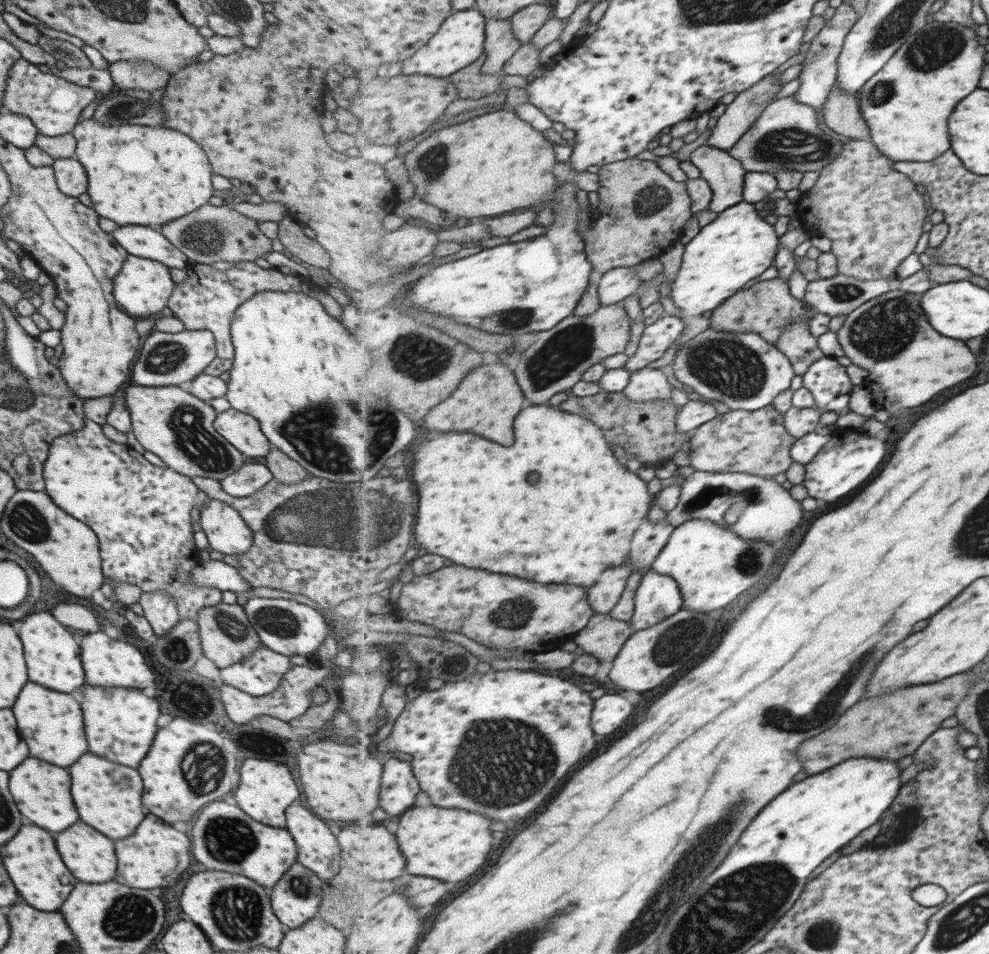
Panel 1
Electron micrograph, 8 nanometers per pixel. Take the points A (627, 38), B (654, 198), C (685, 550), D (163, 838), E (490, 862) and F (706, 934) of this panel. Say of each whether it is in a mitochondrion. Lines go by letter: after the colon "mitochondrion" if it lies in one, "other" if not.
A: other
B: mitochondrion
C: other
D: other
E: other
F: mitochondrion

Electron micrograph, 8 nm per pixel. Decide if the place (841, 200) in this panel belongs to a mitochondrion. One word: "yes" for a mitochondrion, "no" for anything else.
no

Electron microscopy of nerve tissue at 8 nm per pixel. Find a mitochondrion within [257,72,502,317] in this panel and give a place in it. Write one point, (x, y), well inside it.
(433, 162)

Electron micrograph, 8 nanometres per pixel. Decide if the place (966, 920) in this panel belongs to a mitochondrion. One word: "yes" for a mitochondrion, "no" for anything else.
yes

